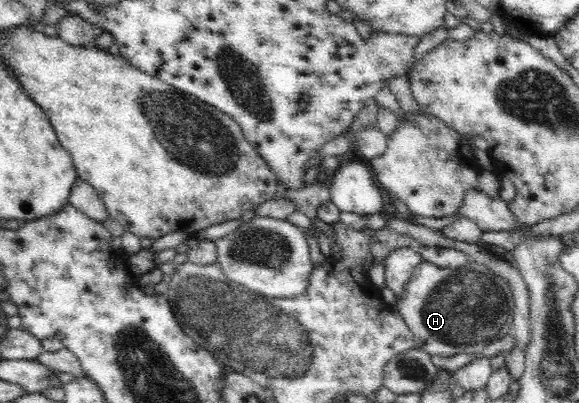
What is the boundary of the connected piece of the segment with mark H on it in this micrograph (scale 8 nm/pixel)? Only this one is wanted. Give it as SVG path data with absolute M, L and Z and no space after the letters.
M476 260L468 261L466 265L460 265L456 269L422 262L416 266L405 287L405 294L395 303L395 311L408 324L416 348L428 352L432 357L437 354L446 357L459 353L481 353L493 340L502 339L505 334L512 333L514 306L514 295L508 281Z

